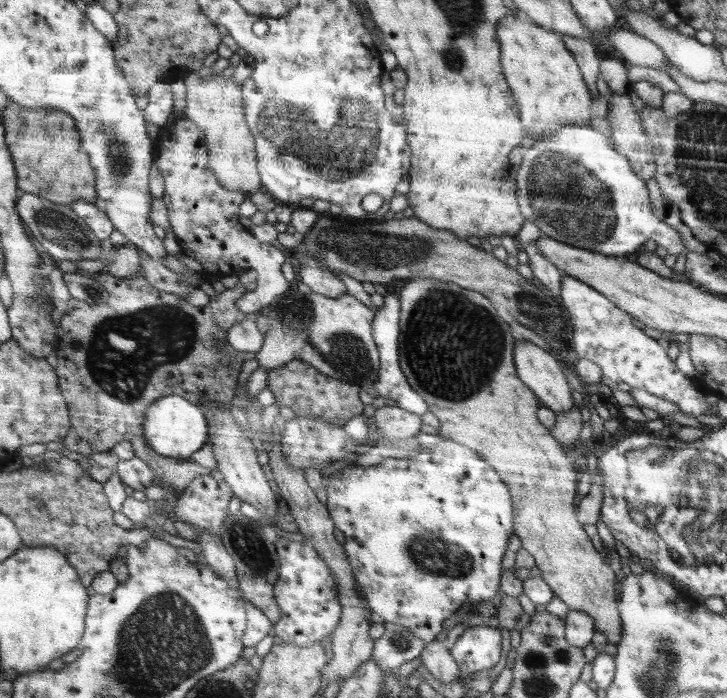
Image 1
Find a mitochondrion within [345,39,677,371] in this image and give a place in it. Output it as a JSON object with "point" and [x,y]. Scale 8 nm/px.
{"point":[567,197]}

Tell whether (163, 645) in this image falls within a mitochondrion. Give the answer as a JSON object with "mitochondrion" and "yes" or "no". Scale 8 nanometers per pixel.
{"mitochondrion":"yes"}

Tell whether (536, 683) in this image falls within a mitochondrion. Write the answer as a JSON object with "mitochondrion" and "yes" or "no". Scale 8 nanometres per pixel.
{"mitochondrion":"yes"}

